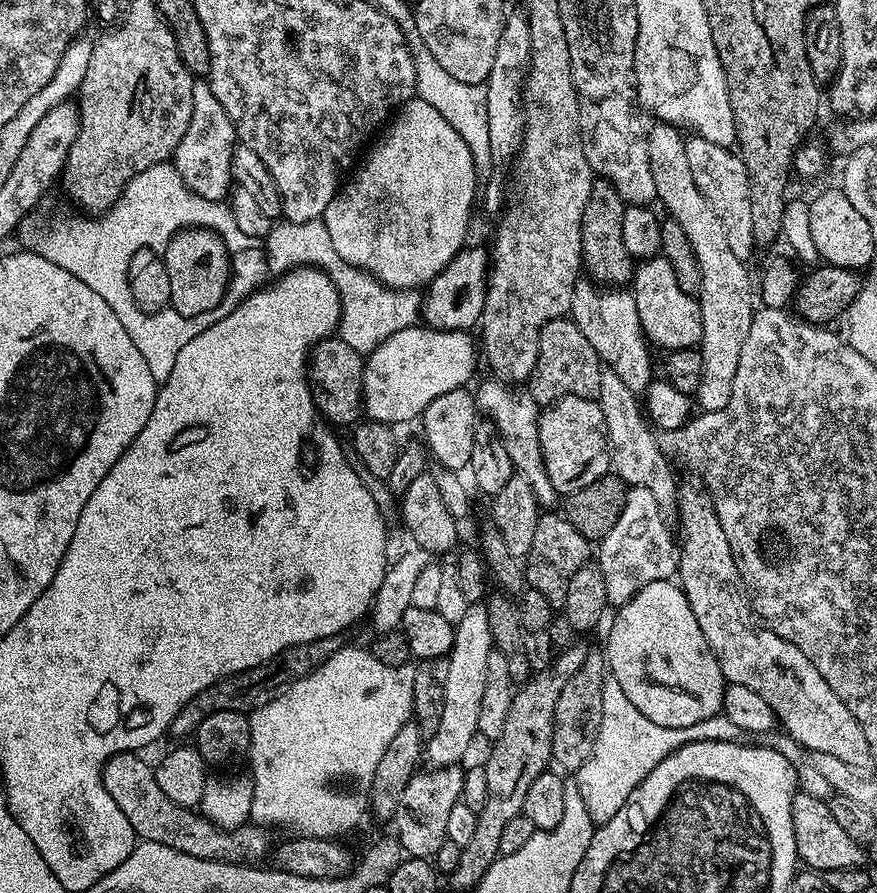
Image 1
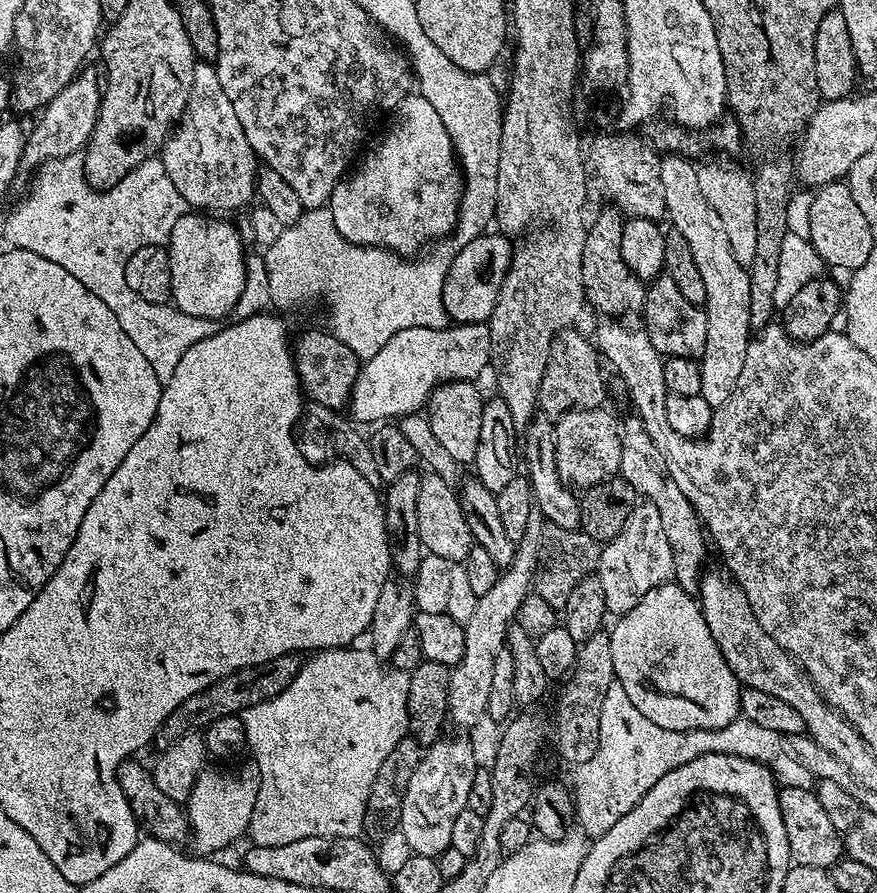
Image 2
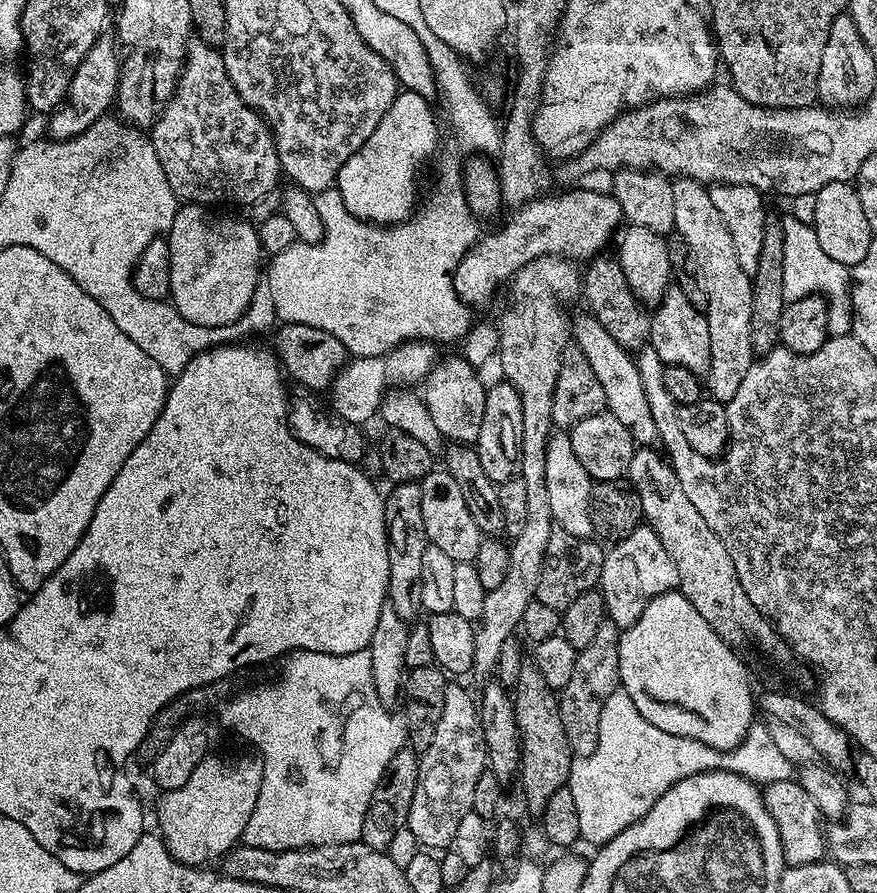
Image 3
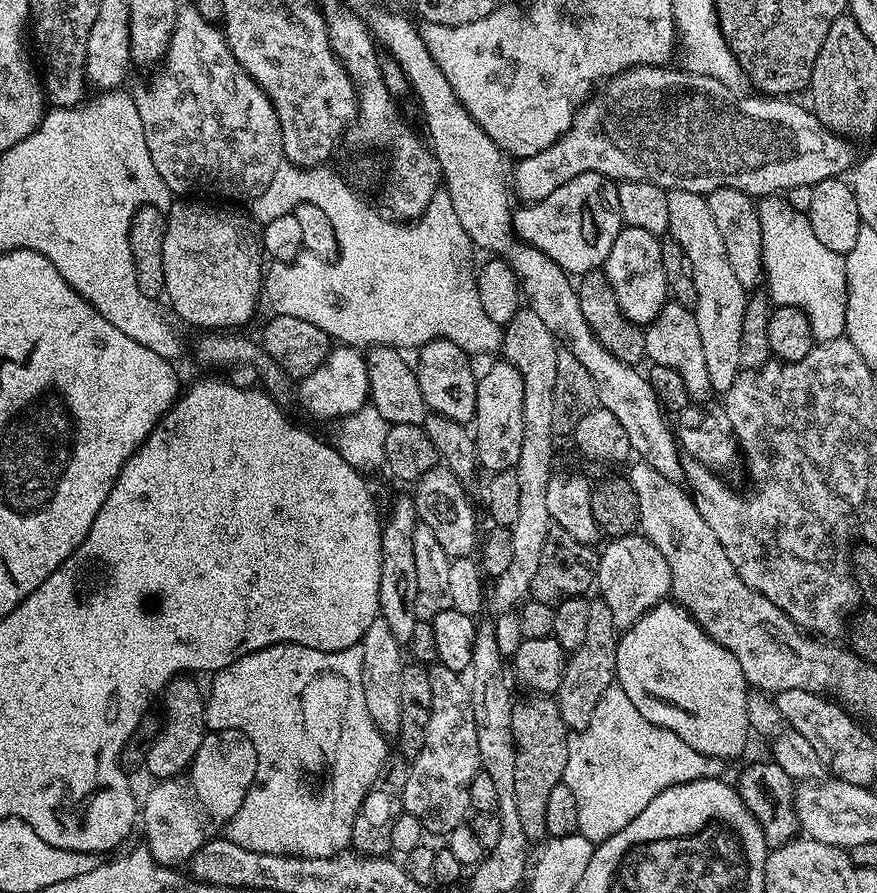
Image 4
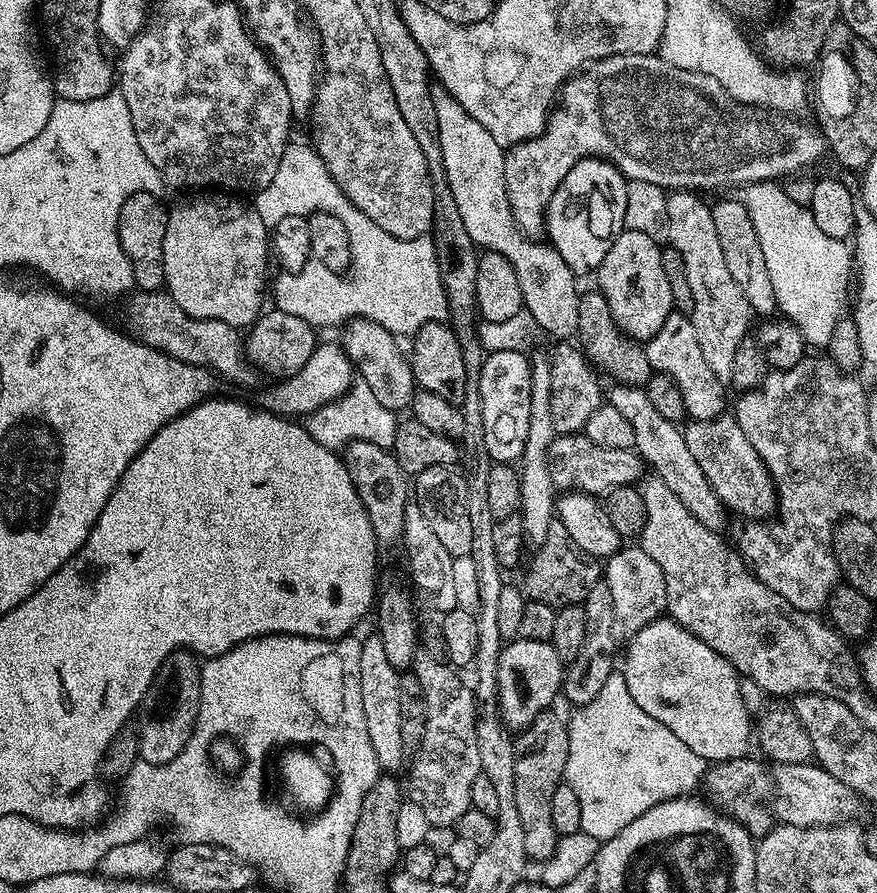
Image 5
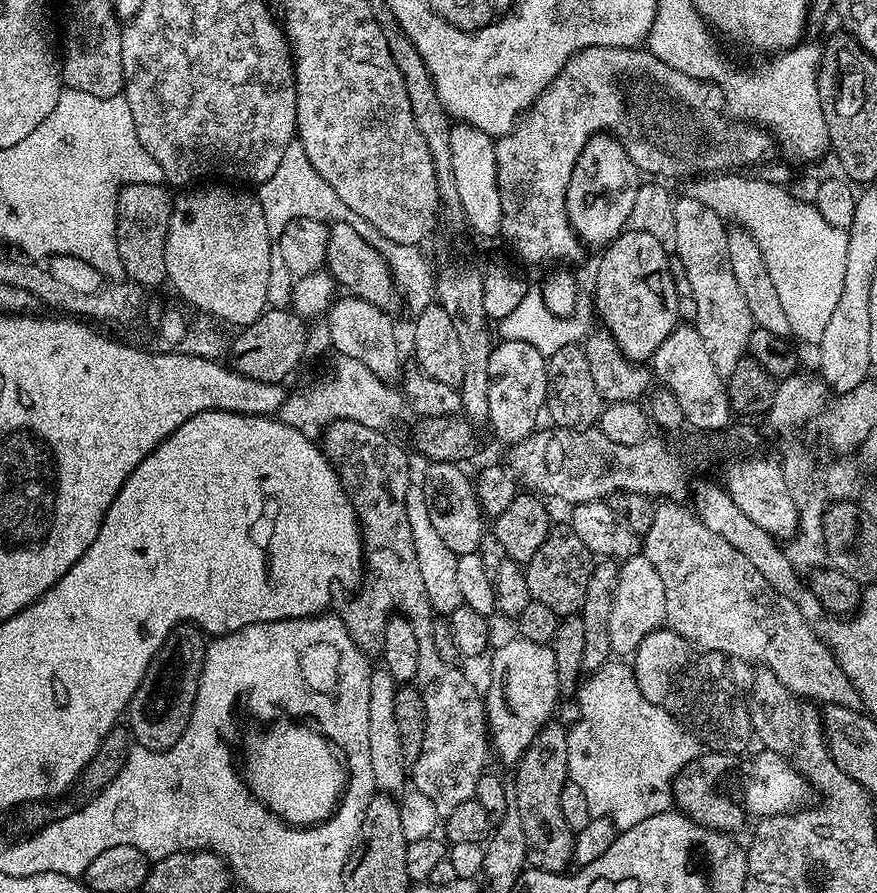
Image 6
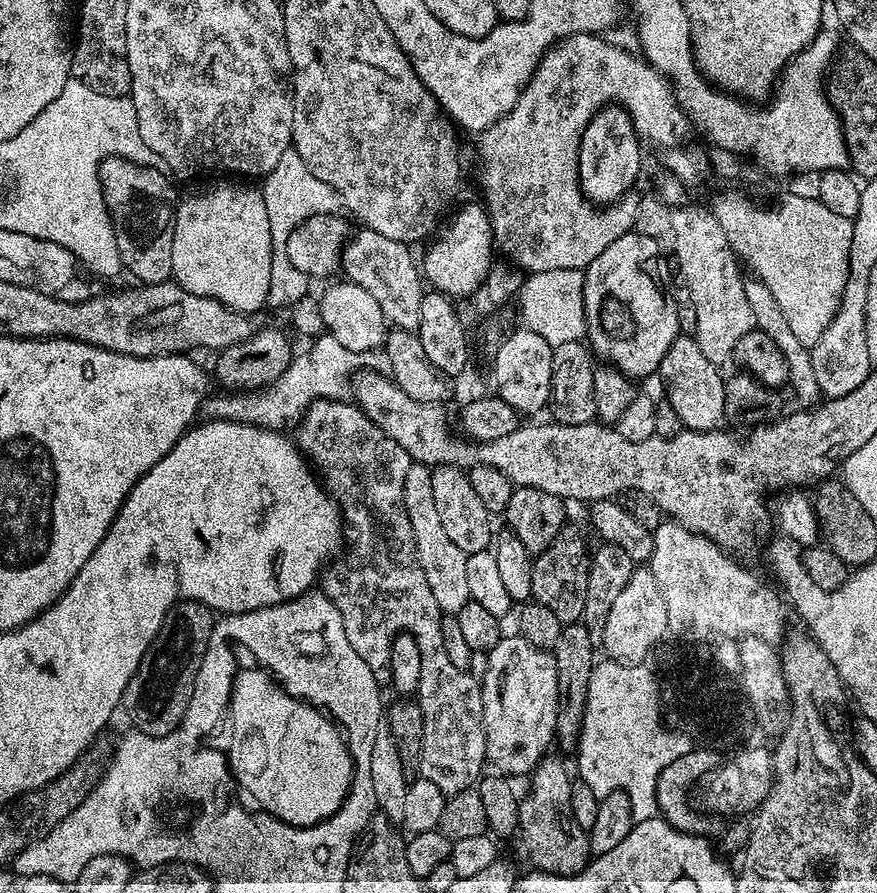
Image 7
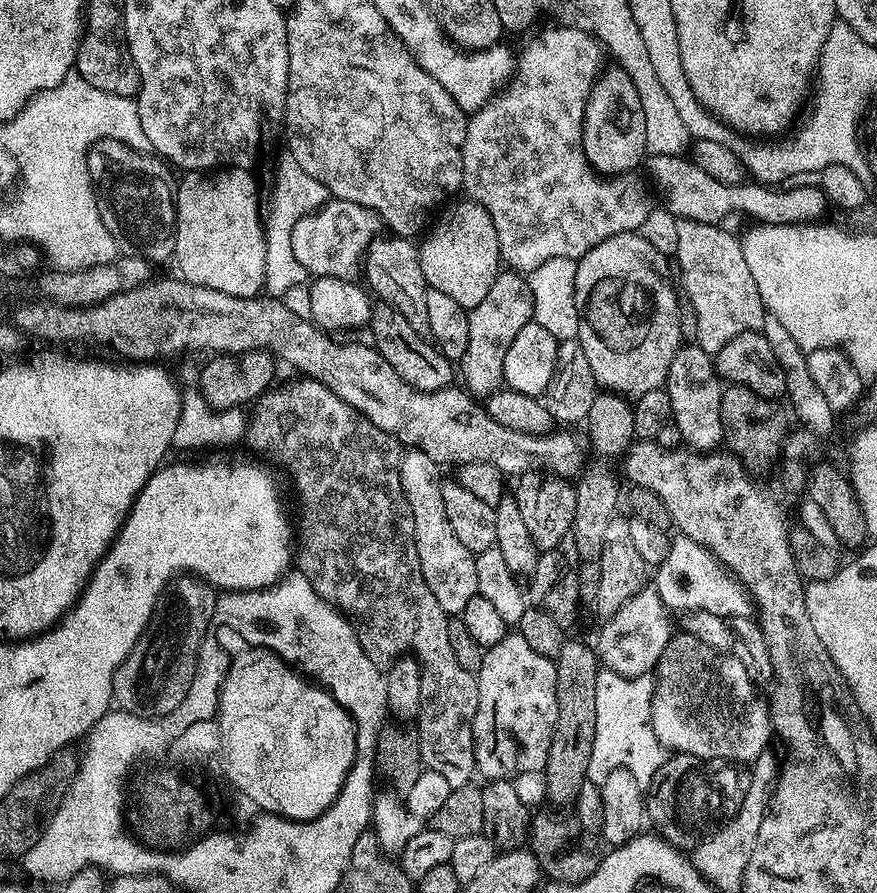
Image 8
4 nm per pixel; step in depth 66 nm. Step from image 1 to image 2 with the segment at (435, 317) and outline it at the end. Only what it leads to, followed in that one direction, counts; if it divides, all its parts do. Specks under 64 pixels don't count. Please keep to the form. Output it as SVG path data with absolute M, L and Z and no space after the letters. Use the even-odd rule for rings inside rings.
M492 235L475 236L470 242L457 247L456 257L450 262L442 290L449 321L457 324L482 324L490 318L494 302L498 302L498 290L502 290L502 282L512 266L514 251L513 241L507 235Z

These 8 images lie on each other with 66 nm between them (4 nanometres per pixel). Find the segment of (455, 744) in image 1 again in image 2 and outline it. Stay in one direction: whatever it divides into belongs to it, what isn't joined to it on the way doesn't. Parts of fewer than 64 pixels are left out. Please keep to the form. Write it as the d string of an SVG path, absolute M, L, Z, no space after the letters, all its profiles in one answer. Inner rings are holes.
M539 510L530 514L526 534L516 545L512 565L501 571L498 582L494 582L494 590L486 590L486 594L476 597L474 615L470 622L463 624L466 654L462 654L458 663L451 665L448 674L448 720L460 728L472 728L480 719L485 719L490 702L490 686L494 682L494 658L498 658L498 650L506 646L508 625L515 621L522 598L533 591L532 576L536 573L536 559L545 523L544 515Z

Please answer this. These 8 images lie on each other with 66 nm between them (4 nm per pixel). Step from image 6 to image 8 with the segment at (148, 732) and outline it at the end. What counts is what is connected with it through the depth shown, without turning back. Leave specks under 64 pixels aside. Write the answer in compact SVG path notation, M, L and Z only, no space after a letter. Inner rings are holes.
M186 574L161 595L148 629L112 679L112 695L123 711L153 718L178 708L194 680L198 650L214 618L217 599L217 589Z

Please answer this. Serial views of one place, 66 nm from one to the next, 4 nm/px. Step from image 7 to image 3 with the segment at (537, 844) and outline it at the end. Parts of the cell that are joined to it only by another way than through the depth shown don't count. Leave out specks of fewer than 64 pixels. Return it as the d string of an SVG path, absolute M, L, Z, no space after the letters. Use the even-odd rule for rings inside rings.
M521 663L518 678L510 685L510 695L516 728L520 731L520 792L524 795L529 810L533 814L539 814L543 812L550 794L565 787L574 753L568 744L566 730L562 730L562 714L557 693L542 678L535 663Z

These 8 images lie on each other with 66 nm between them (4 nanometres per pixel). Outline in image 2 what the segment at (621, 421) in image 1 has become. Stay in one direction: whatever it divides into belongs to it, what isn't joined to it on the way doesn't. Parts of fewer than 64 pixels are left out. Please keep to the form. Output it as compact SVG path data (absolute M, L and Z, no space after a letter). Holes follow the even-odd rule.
M635 414L629 416L628 421L623 421L620 434L622 462L619 475L623 476L626 482L630 482L630 486L634 486L637 497L643 498L654 506L654 510L658 510L658 518L662 520L662 530L666 532L666 542L670 542L670 550L676 563L675 583L687 592L695 593L702 569L705 567L703 566L704 555L707 554L709 548L706 543L705 529L702 527L702 521L697 516L694 506L686 498L686 494L682 494L674 478L670 478L666 470L666 462L662 462L662 454L658 454L658 446L650 442L650 434L646 434L639 416Z

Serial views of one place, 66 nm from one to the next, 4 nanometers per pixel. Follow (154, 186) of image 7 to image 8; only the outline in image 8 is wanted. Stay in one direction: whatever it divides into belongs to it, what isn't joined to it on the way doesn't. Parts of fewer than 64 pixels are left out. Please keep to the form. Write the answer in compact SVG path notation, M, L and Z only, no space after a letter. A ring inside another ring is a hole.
M99 140L88 151L88 170L96 189L98 214L106 222L106 230L114 238L121 253L137 256L155 266L163 260L171 261L176 250L176 184L173 169L155 154L134 150L122 140Z

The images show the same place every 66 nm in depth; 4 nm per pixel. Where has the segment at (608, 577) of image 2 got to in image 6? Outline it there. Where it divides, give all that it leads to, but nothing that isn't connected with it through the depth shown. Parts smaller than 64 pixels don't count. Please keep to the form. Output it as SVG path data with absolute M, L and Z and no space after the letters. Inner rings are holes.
M644 555L631 556L620 564L618 586L614 590L614 606L610 609L610 646L613 653L620 658L631 657L646 634L657 632L665 624L666 590L662 586L662 578L658 578L658 570L650 566Z

